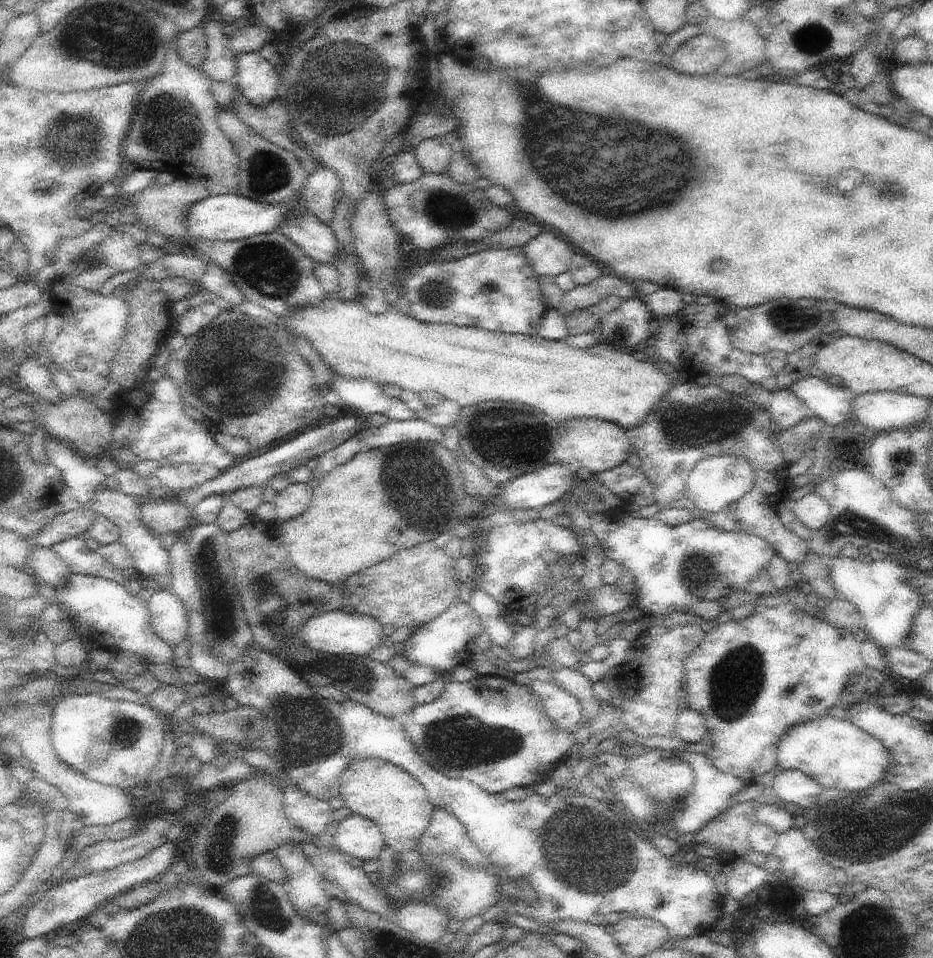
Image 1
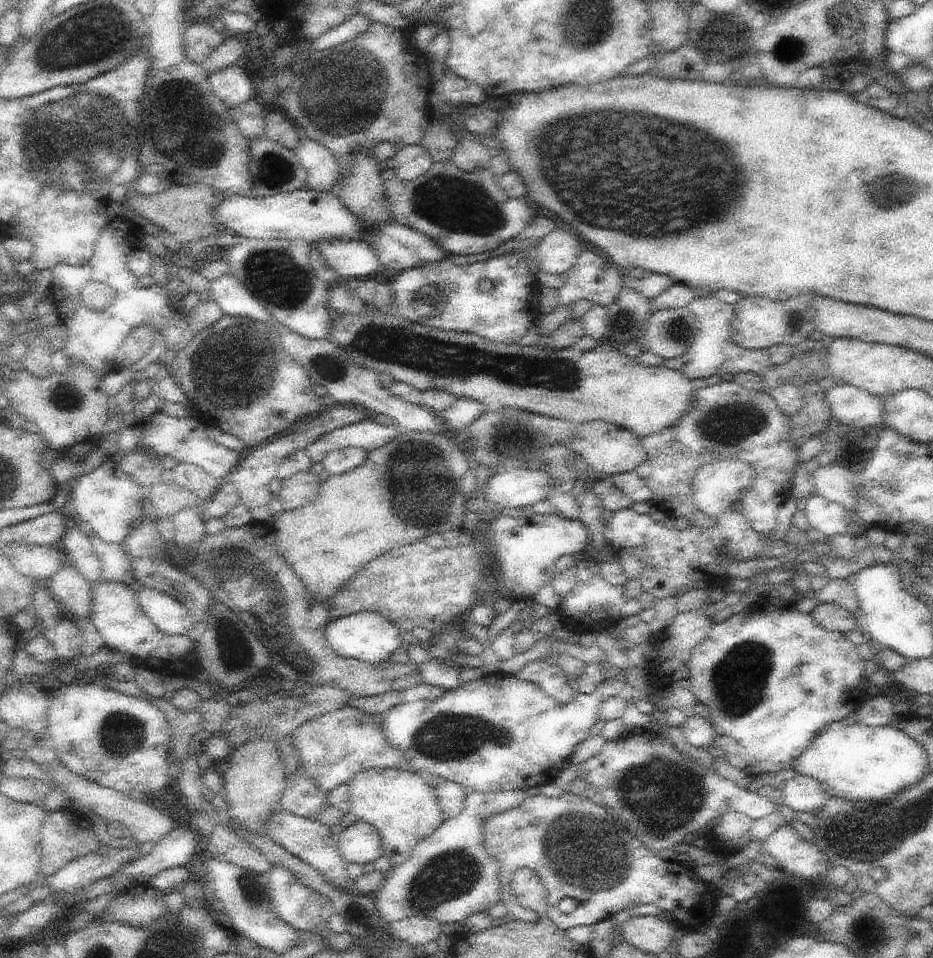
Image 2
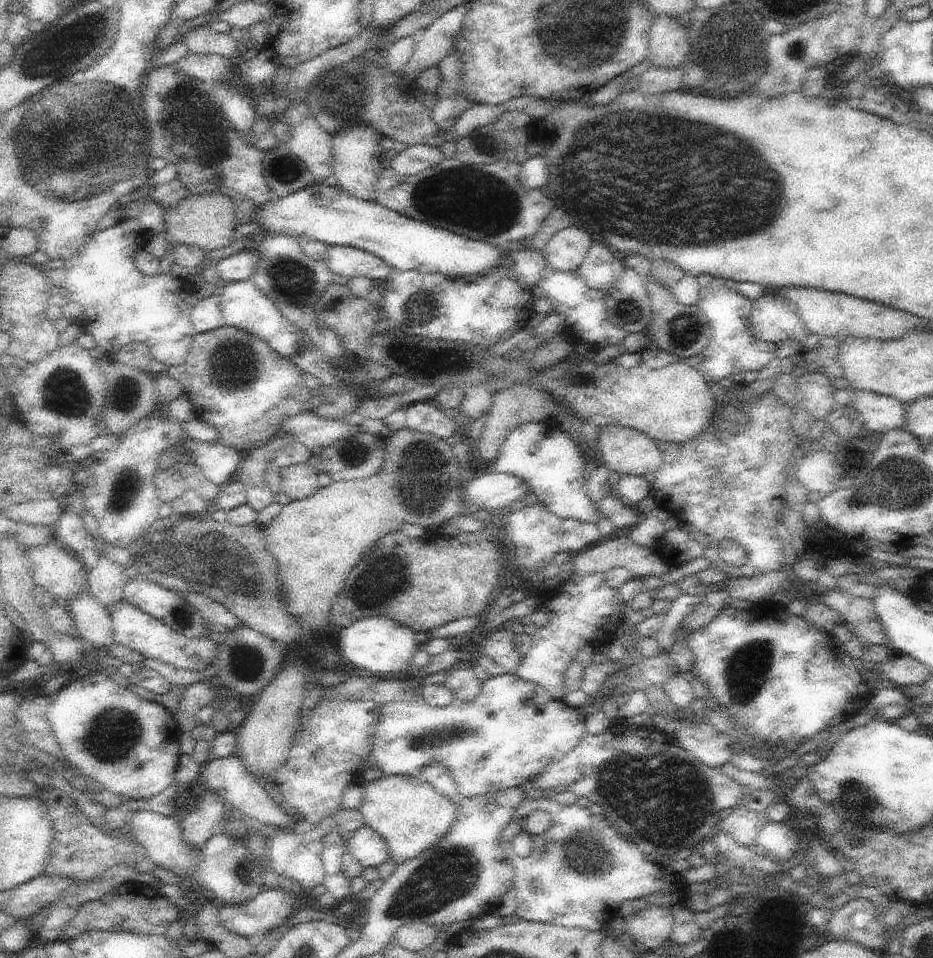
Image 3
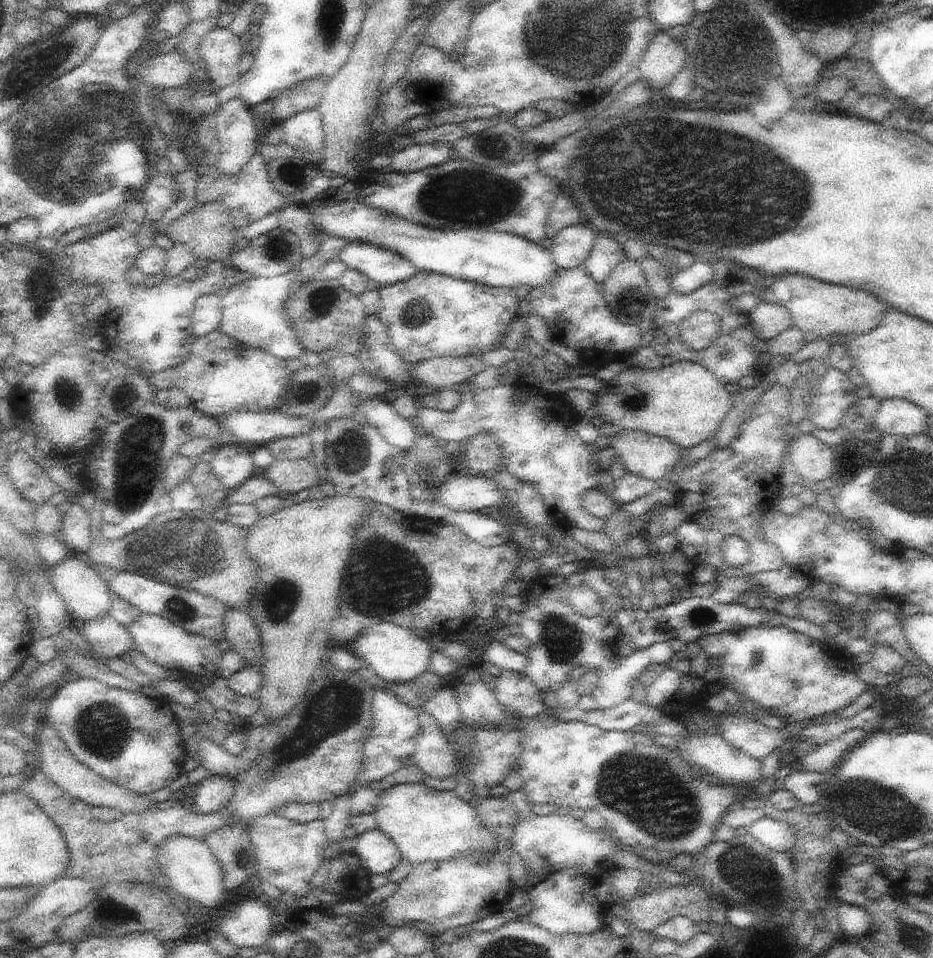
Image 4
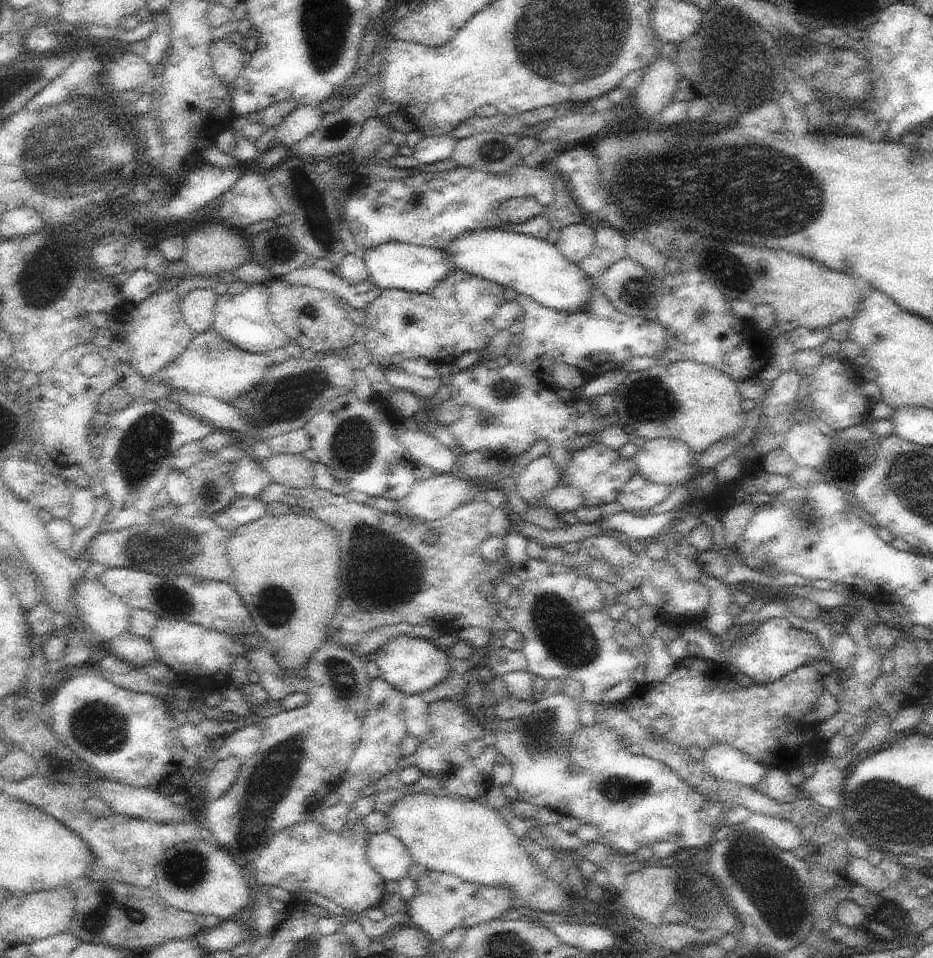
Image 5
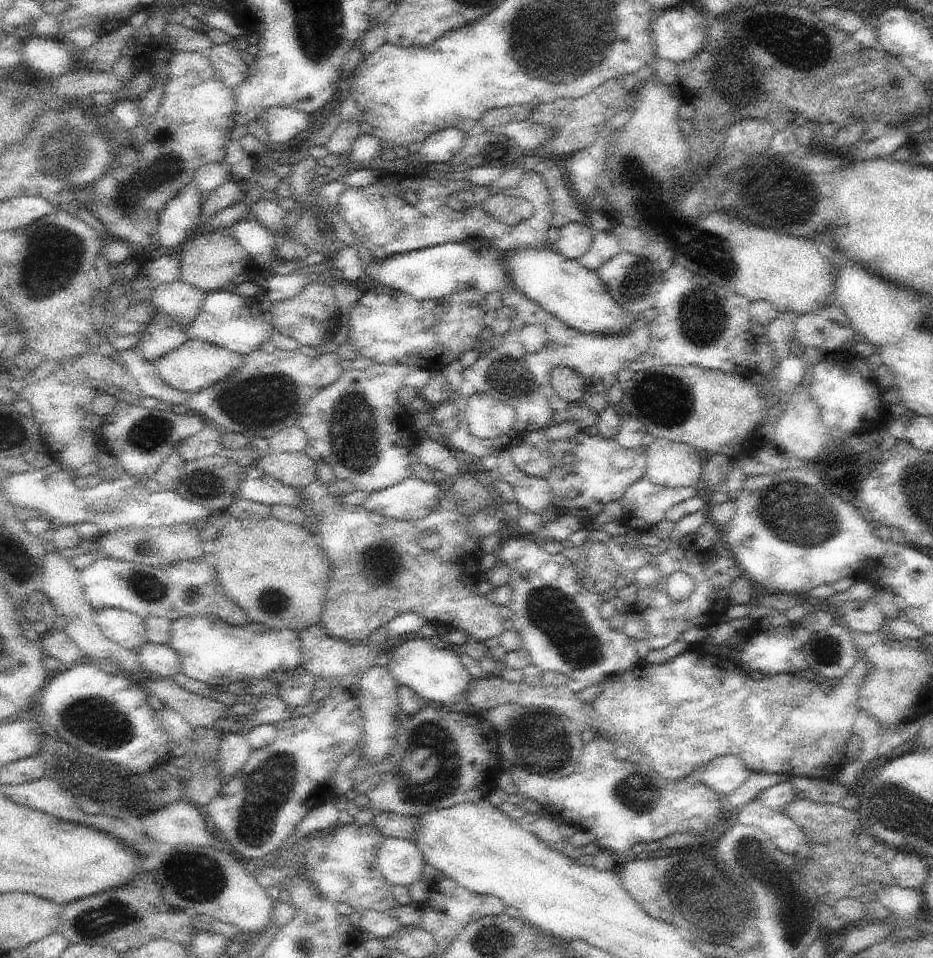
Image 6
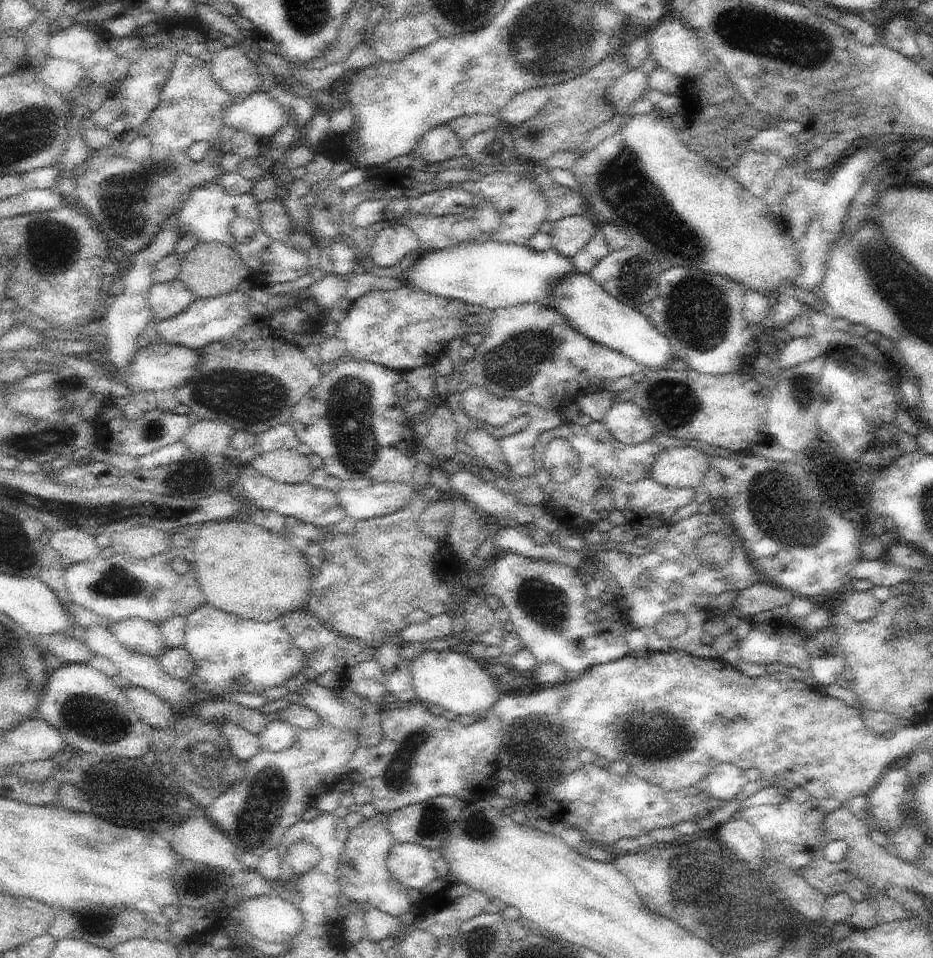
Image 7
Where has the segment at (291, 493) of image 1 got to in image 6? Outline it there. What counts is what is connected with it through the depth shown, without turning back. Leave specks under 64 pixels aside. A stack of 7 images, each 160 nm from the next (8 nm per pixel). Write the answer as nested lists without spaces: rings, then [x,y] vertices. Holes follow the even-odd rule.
[[[270,451],[256,461],[267,475],[299,491],[317,480],[315,462],[304,452]]]

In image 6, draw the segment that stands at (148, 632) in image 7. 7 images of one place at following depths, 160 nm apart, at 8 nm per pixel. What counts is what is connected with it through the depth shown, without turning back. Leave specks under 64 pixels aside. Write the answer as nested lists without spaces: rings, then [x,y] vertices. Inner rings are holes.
[[[116,607],[98,609],[94,615],[102,634],[120,646],[135,651],[147,641],[144,619]]]

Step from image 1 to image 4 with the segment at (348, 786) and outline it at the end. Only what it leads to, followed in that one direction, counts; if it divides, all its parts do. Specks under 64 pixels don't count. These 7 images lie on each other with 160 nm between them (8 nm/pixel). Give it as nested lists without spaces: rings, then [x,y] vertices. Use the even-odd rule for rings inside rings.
[[[423,782],[397,784],[393,787],[390,787],[388,790],[385,790],[384,792],[380,792],[380,801],[378,801],[378,806],[376,806],[376,810],[374,810],[372,814],[376,819],[377,828],[381,828],[384,831],[384,834],[386,834],[386,836],[388,836],[388,838],[394,842],[400,851],[401,857],[413,865],[416,863],[423,863],[428,861],[449,861],[450,859],[456,857],[469,857],[474,853],[478,853],[479,856],[484,855],[485,857],[489,857],[491,855],[491,850],[495,847],[494,835],[491,833],[491,831],[486,830],[486,827],[484,827],[479,820],[475,809],[475,803],[469,803],[465,800],[462,800],[454,791],[436,790],[424,785]]]

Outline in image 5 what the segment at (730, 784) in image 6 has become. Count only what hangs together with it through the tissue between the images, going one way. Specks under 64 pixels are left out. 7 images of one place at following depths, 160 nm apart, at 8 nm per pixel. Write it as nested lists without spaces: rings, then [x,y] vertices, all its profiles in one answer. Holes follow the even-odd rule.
[[[726,743],[706,749],[702,761],[716,778],[747,787],[764,780],[771,769],[765,762]]]

